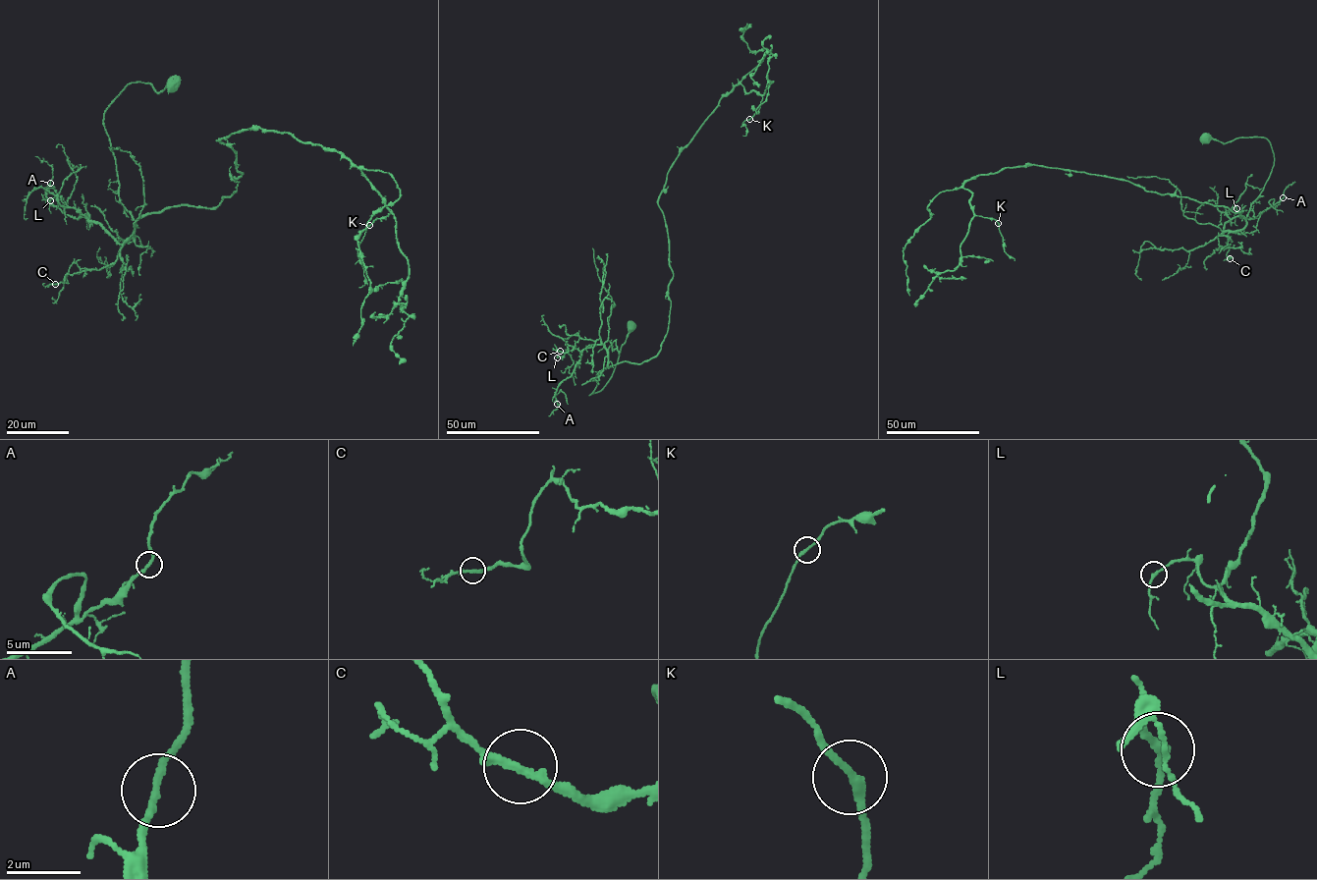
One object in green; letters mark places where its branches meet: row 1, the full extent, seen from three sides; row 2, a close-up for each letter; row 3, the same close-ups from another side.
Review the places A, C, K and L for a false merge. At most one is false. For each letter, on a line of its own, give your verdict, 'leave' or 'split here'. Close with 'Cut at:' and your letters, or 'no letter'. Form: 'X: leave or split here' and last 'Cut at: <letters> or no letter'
A: leave
C: leave
K: leave
L: leave
Cut at: no letter

